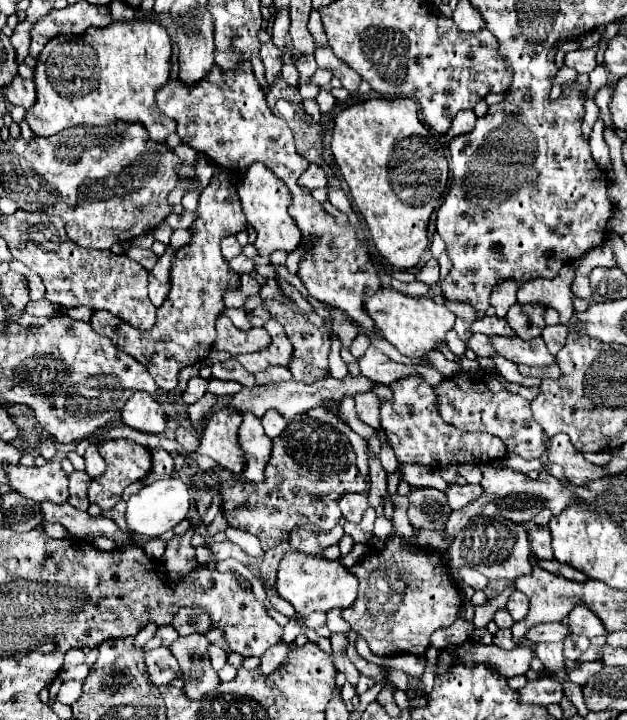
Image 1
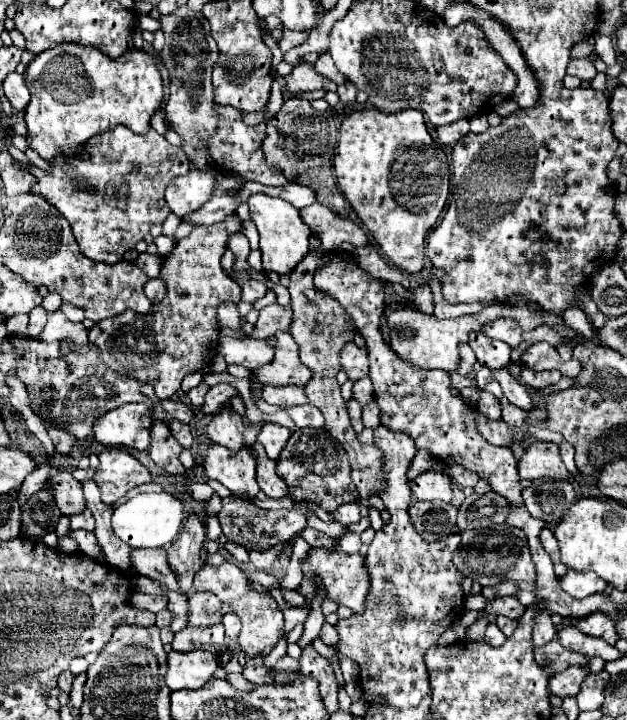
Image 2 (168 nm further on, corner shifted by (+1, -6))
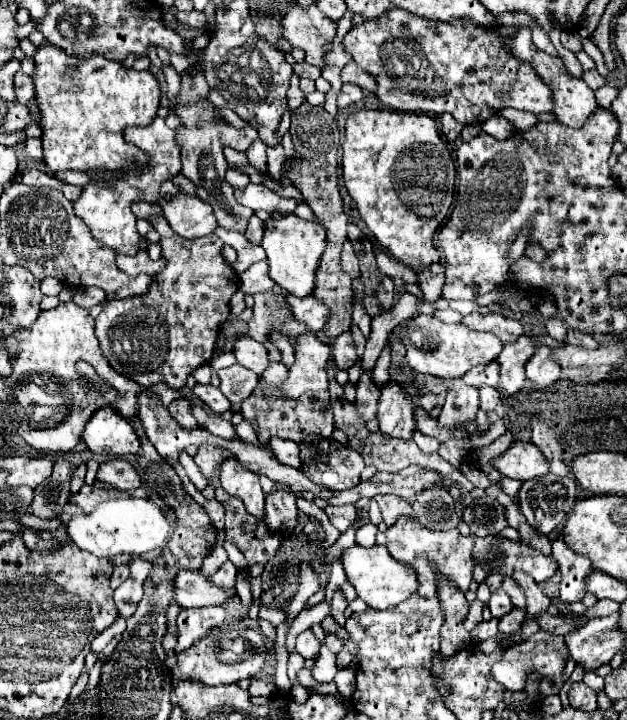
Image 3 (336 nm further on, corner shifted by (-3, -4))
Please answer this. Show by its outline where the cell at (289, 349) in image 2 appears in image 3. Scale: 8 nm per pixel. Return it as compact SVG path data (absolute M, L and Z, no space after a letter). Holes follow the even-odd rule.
M312 332L298 338L296 362L288 368L288 380L282 384L286 396L298 398L308 390L328 390L328 360L332 348L316 340Z

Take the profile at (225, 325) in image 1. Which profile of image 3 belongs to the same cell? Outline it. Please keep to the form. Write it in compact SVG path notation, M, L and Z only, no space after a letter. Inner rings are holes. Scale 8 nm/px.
M240 338L234 344L234 354L238 358L238 364L250 368L256 374L262 374L264 368L270 364L266 348L260 342L252 340L252 338Z

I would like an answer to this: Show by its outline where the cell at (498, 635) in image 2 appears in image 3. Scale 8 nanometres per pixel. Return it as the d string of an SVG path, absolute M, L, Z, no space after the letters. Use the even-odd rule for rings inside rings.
M492 618L492 620L488 620L488 622L480 622L480 624L470 632L470 636L472 636L474 640L478 640L478 642L498 636L498 620Z

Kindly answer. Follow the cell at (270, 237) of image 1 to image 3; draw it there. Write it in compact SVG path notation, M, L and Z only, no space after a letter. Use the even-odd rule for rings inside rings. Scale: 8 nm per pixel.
M276 214L274 218L266 220L264 224L264 238L262 238L262 248L268 254L268 264L270 264L270 278L288 294L294 296L310 296L314 290L314 276L320 264L320 256L326 248L326 230L318 222L306 222L300 220L294 214L280 216Z

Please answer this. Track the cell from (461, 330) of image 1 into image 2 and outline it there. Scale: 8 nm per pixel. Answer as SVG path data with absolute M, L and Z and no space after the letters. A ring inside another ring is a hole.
M462 344L462 346L460 346L460 362L458 362L458 370L456 370L456 372L468 374L468 372L472 372L474 364L476 364L476 354L474 354L474 350L470 350L468 344Z

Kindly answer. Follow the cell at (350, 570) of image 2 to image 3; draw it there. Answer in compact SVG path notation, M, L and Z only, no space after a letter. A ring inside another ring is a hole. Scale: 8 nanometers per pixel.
M352 546L352 548L344 550L342 564L344 564L346 576L352 582L352 586L356 588L358 596L374 610L386 610L390 606L398 606L418 588L418 576L414 572L414 568L410 568L406 564L398 564L390 556L386 546L372 546L372 548Z

